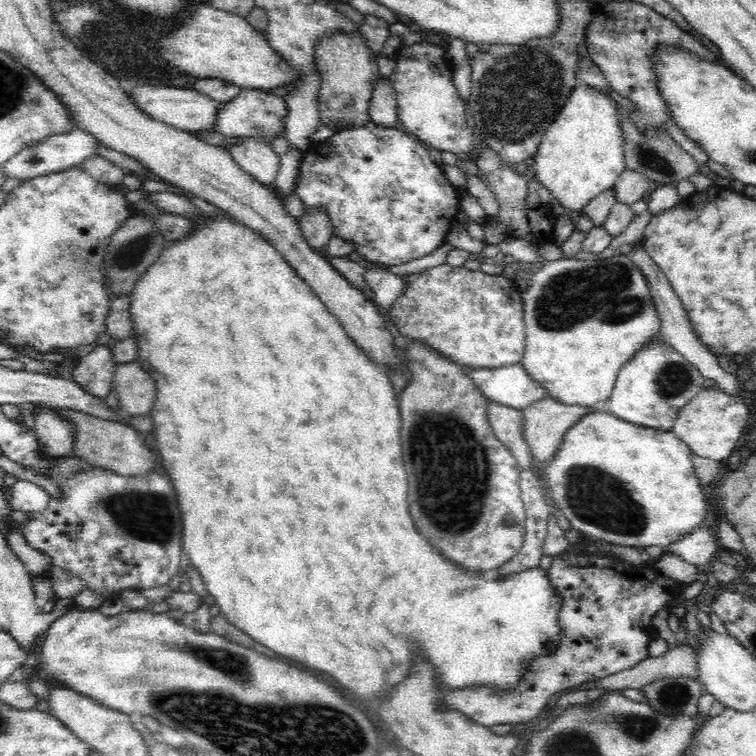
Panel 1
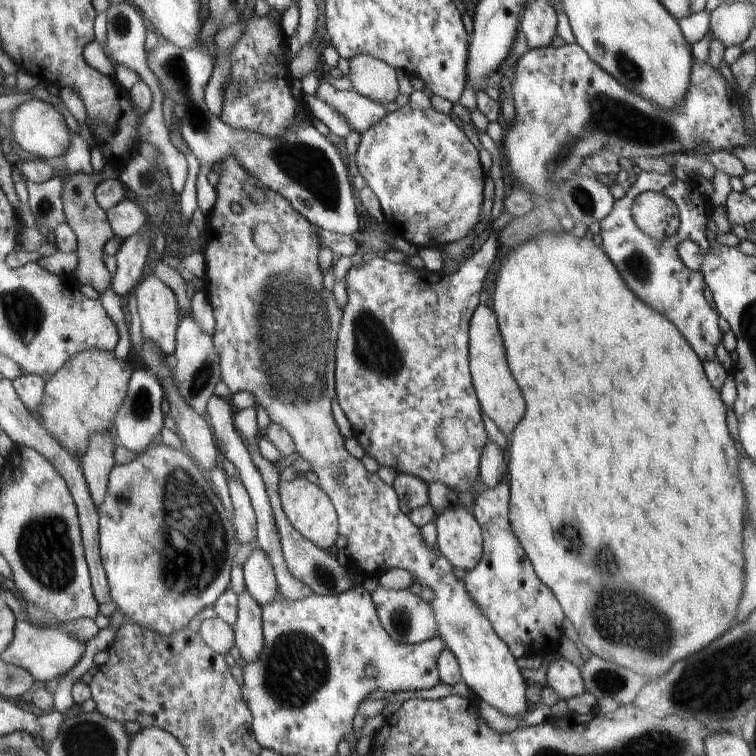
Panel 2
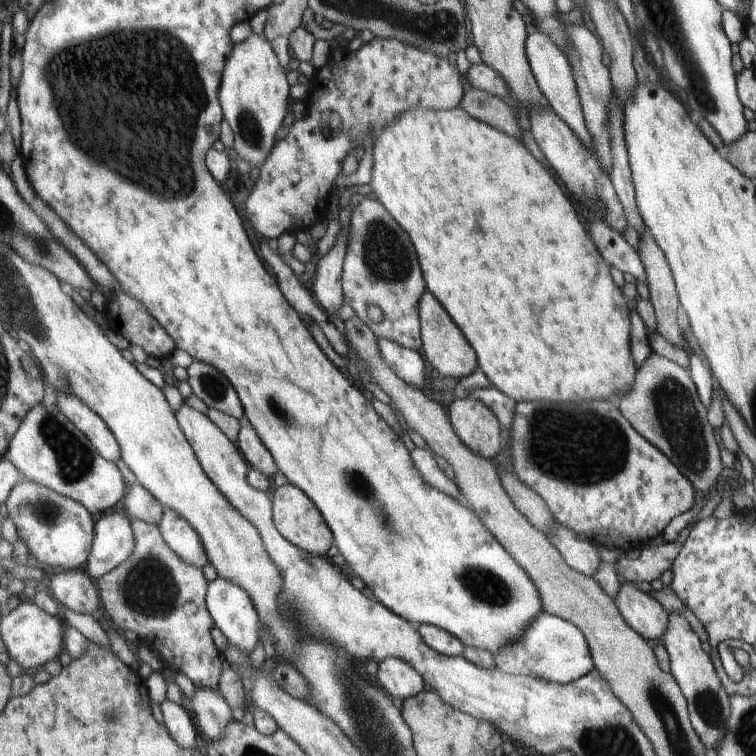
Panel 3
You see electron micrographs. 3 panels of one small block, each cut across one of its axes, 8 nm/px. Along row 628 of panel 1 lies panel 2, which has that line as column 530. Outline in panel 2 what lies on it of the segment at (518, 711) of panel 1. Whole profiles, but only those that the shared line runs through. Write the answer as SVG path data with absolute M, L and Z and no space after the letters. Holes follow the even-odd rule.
M508 480L500 481L496 486L481 492L476 498L471 513L480 525L483 536L483 555L480 562L464 574L461 581L473 601L477 603L482 614L491 622L498 638L506 644L515 659L532 653L539 653L551 639L562 635L562 624L565 612L562 610L555 594L547 587L534 572L528 555L513 533L509 517L511 490Z

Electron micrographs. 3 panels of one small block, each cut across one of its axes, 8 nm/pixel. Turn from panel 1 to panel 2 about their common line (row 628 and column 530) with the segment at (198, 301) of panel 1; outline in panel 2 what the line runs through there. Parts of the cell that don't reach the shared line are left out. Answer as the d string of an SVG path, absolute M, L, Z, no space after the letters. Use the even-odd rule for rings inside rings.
M565 231L558 234L542 233L537 239L519 244L506 259L499 258L494 269L496 279L492 296L493 311L498 316L498 326L504 336L510 372L526 398L526 414L512 431L509 447L505 450L508 470L506 477L511 490L509 517L513 533L528 555L534 572L555 594L565 612L565 618L573 622L580 642L592 655L642 676L652 676L652 660L668 652L668 656L664 656L664 666L660 668L670 670L674 662L696 654L698 650L702 650L730 630L737 620L744 592L745 560L742 550L746 521L745 492L738 476L739 454L726 427L727 406L707 379L703 362L700 362L698 355L680 331L665 316L650 310L650 306L640 302L626 288L614 263L601 247L591 240L576 238ZM564 494L586 494L586 508L590 508L590 518L596 518L600 520L600 524L604 524L604 536L616 536L618 562L608 548L592 550L584 546L578 538L578 532L564 524L566 514L570 514L568 496ZM648 604L658 614L662 614L662 618L666 618L666 624L672 630L672 638L662 618Z

